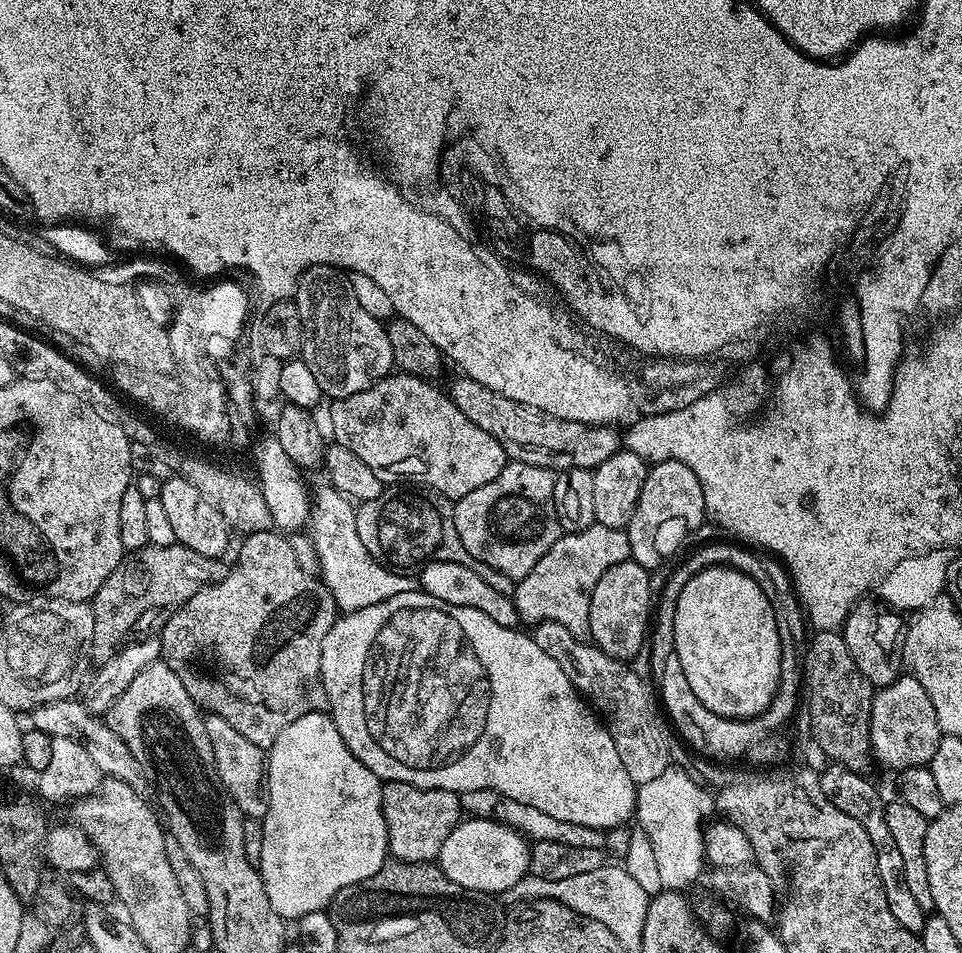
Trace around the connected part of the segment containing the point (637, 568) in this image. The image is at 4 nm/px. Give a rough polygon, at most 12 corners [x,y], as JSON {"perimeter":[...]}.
{"perimeter":[[610,566],[590,598],[590,640],[630,662],[650,632],[649,571]]}

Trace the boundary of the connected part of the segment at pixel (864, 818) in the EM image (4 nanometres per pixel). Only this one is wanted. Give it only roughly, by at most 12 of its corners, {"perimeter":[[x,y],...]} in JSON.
{"perimeter":[[829,763],[822,794],[870,834],[898,926],[919,934],[926,914],[906,886],[885,801],[867,775]]}

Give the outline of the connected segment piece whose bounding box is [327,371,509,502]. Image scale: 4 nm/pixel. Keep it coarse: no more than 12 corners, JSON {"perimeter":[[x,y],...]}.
{"perimeter":[[397,371],[332,400],[331,439],[385,485],[453,502],[509,458]]}

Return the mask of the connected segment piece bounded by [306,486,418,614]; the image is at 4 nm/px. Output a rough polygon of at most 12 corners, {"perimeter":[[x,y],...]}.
{"perimeter":[[311,497],[306,535],[344,614],[417,591],[358,538],[353,501]]}

